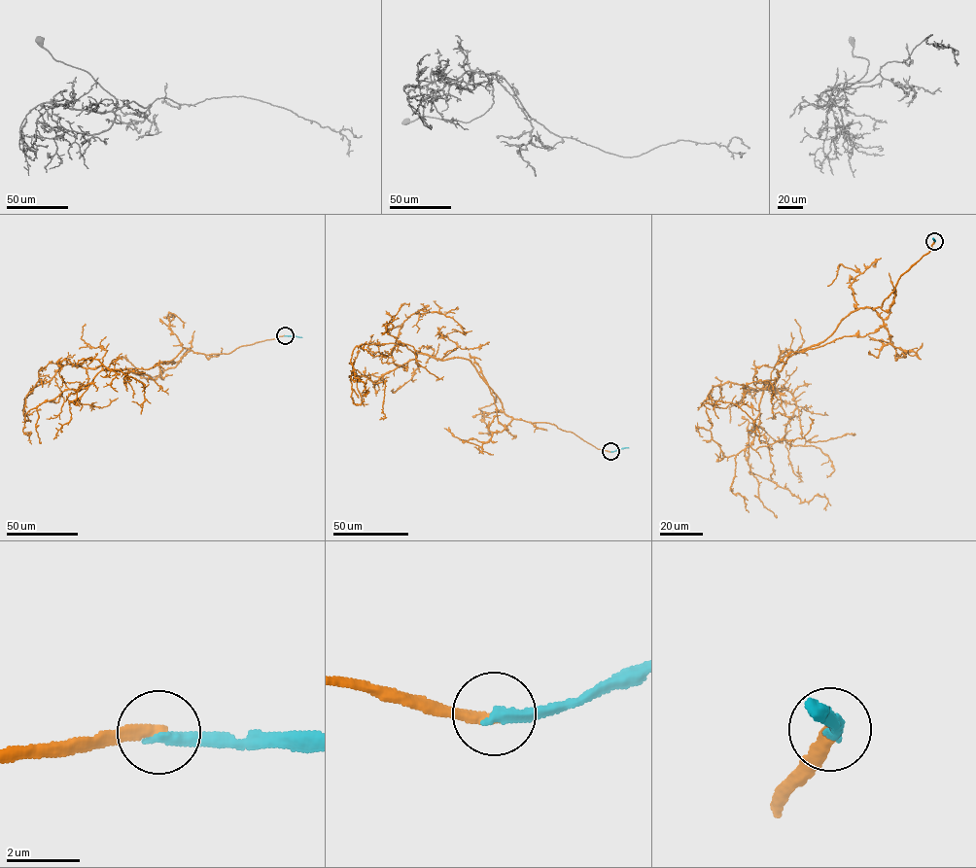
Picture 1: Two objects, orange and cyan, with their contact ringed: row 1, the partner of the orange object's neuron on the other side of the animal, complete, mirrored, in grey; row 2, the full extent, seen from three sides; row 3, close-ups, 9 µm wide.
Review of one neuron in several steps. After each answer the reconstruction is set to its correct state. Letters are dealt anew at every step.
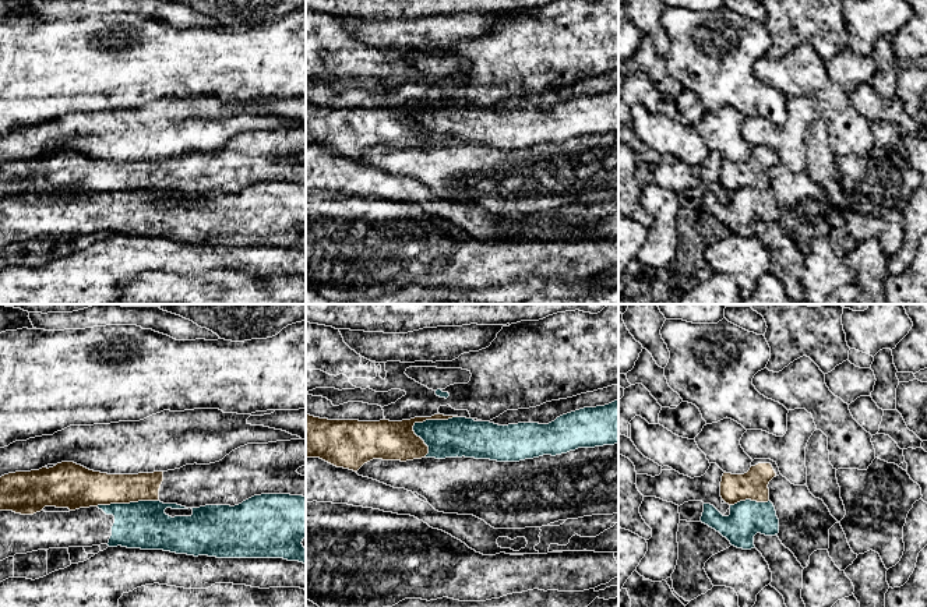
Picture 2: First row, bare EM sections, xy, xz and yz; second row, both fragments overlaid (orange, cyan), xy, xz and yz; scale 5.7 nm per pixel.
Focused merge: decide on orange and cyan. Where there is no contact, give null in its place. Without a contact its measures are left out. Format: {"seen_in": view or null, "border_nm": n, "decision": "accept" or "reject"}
{"seen_in": "xz", "border_nm": 300, "decision": "reject"}

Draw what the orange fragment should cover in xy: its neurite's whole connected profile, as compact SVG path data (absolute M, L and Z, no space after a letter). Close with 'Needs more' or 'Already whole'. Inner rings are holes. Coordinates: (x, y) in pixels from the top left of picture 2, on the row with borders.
M306 440L247 444L232 451L222 460L209 465L186 465L180 469L138 474L107 474L89 470L74 462L53 467L15 472L0 477L0 511L34 515L45 507L75 511L110 504L161 501L186 508L205 505L239 505L261 494L290 494L306 497L306 476L296 470L306 466Z. Needs more

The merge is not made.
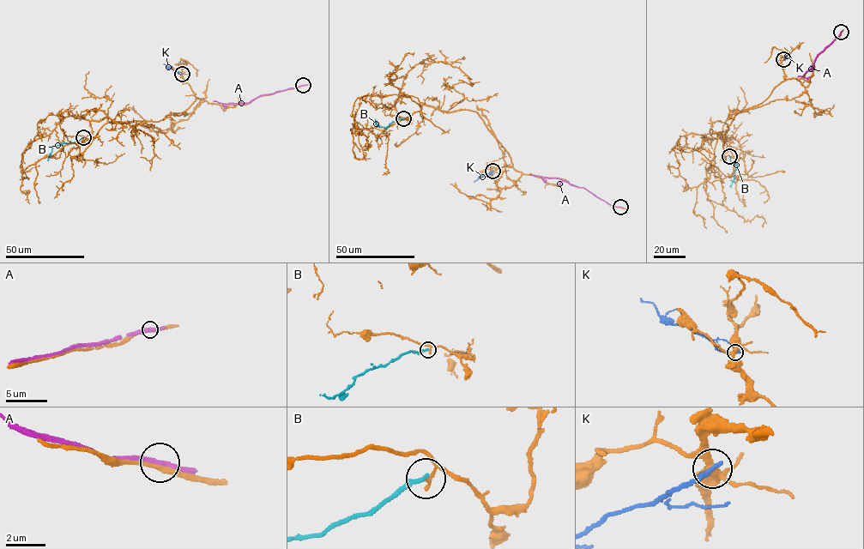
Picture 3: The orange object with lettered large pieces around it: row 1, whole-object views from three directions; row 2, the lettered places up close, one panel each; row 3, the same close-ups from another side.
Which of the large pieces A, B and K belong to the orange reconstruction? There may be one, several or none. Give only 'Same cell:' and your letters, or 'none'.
Same cell: none

